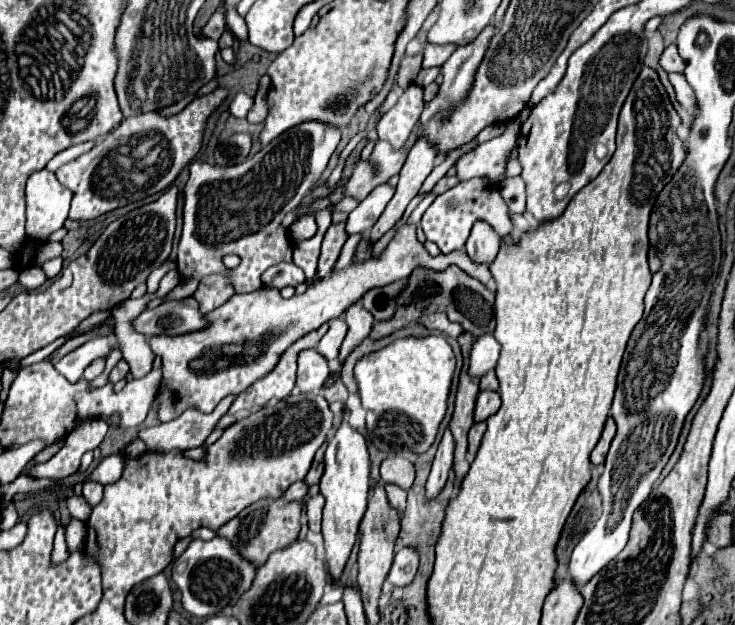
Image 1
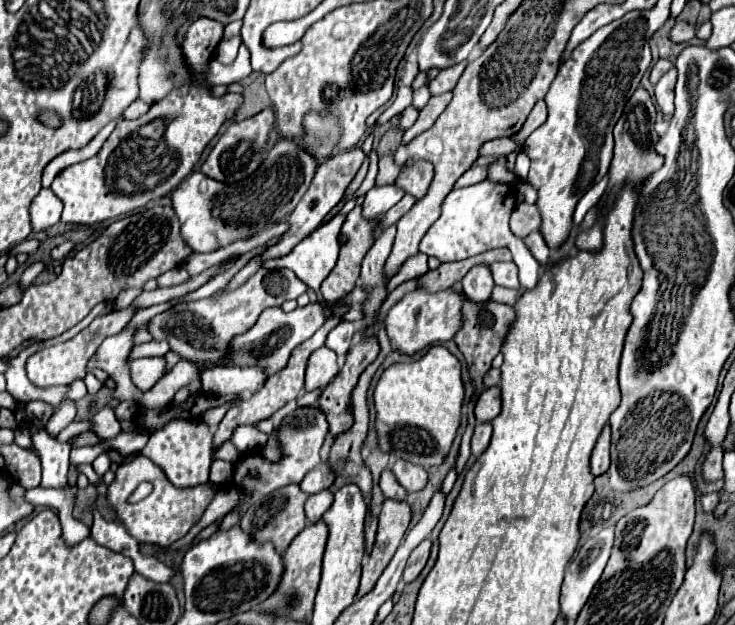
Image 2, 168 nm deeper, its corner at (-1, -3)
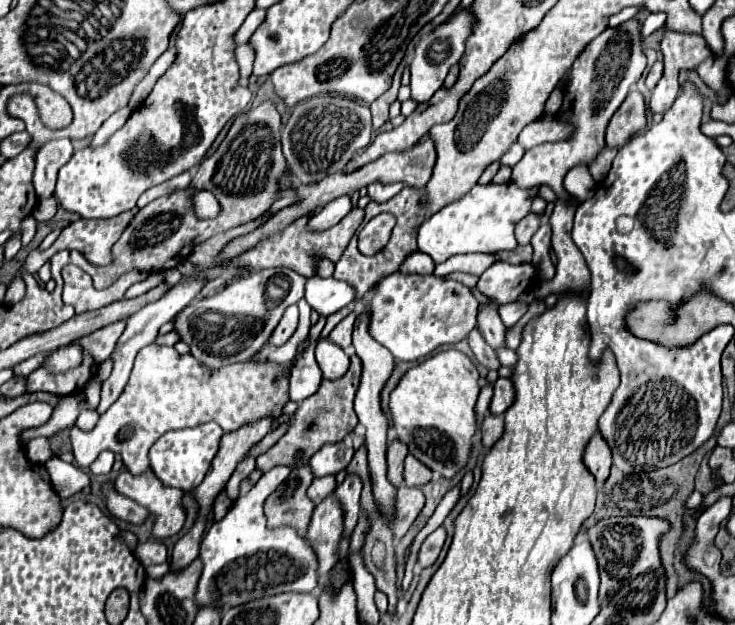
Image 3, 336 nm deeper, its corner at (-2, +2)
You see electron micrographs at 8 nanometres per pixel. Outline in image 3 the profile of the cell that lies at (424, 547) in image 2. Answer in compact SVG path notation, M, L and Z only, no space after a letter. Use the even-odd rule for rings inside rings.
M443 526L437 528L433 534L427 536L427 540L423 542L421 552L419 552L419 564L421 564L421 568L431 566L439 558L445 540L447 540L447 530Z

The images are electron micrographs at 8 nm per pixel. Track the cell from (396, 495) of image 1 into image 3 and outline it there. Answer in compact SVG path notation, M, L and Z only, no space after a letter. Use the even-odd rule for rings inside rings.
M395 440L389 450L387 450L387 466L389 466L389 480L393 482L393 486L399 486L403 482L403 460L407 456L407 446L399 440Z

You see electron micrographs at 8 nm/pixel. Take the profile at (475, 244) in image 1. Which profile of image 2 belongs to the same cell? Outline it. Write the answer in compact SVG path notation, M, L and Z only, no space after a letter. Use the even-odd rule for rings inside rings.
M474 265L462 279L462 289L466 297L476 303L488 301L492 287L494 287L494 281L488 265Z

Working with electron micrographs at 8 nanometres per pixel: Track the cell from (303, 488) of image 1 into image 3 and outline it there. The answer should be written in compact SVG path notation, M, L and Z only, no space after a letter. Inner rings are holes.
M335 442L335 444L325 444L313 458L309 460L309 466L313 468L315 476L327 476L327 474L337 474L343 468L349 466L353 458L353 448L345 446L345 442Z

